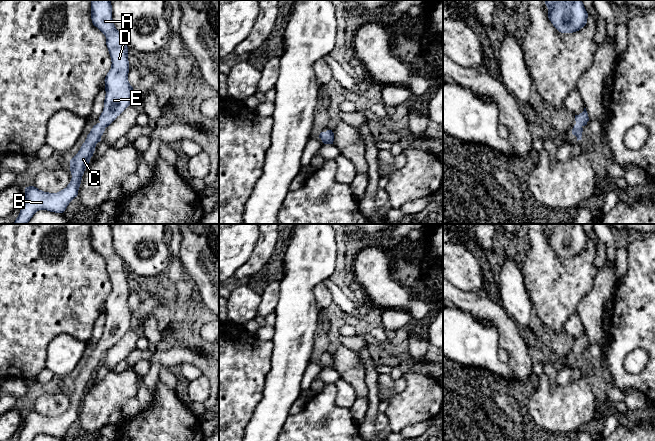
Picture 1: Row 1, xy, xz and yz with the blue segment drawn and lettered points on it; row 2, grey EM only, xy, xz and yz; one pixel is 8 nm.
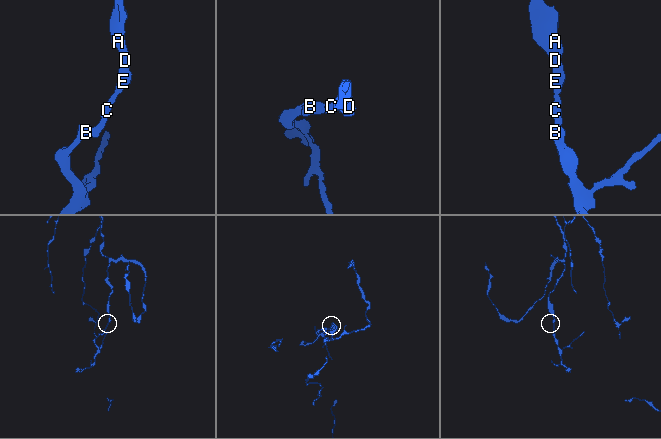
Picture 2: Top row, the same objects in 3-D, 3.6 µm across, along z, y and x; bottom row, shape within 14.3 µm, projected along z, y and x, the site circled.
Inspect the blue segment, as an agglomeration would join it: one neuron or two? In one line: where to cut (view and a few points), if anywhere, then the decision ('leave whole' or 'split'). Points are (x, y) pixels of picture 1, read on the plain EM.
no cut; leave whole

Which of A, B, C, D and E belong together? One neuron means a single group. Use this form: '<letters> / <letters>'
A B C D E

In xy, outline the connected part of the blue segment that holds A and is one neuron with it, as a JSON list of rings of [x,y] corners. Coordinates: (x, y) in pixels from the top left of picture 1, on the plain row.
[[[91,224],[91,243],[93,249],[106,261],[112,286],[104,304],[106,319],[100,346],[93,350],[78,377],[70,384],[72,402],[67,411],[57,417],[44,416],[34,410],[26,411],[18,441],[33,441],[39,434],[63,437],[78,419],[84,395],[105,352],[131,329],[133,311],[128,305],[128,271],[113,247],[111,224]]]

